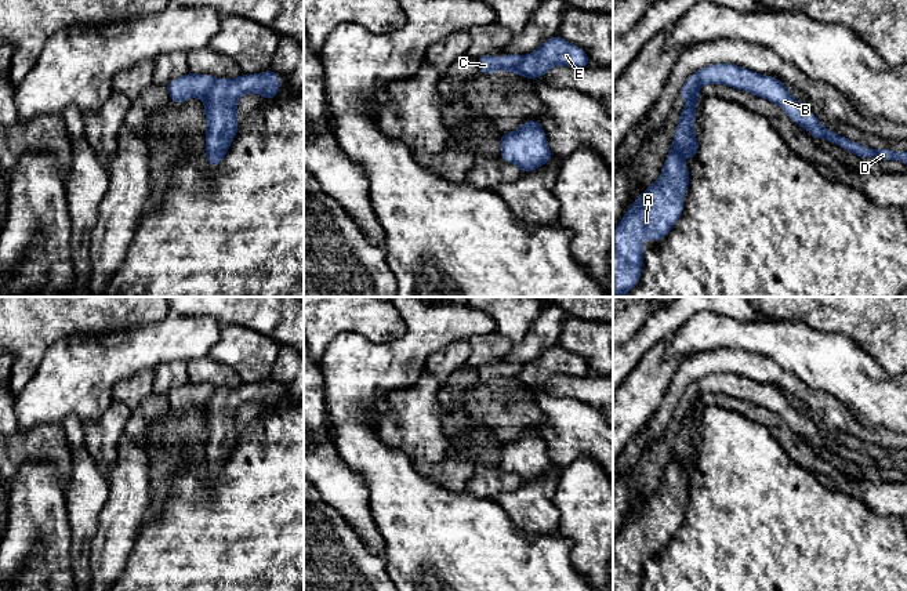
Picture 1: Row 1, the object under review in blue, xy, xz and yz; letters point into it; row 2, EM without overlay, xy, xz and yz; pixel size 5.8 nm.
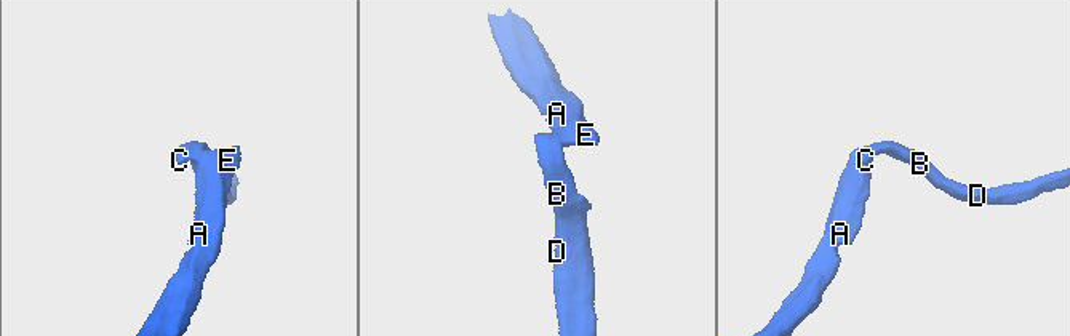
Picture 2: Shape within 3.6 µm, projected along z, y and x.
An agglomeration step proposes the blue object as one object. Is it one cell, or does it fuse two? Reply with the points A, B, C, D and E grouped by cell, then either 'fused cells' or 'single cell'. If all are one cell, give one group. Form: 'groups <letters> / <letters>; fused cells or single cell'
groups A E / B C D; fused cells

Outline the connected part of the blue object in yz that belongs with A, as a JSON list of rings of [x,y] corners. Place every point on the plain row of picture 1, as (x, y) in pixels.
[[[696,402],[681,420],[674,452],[659,489],[638,505],[613,540],[613,591],[639,591],[643,574],[642,551],[645,548],[659,551],[665,547],[683,522],[685,501],[689,496],[689,479],[683,465],[687,464],[693,471],[699,460],[699,447],[693,438],[699,407],[700,403]]]

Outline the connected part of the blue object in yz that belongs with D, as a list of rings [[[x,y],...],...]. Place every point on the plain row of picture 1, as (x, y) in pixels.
[[[714,373],[699,378],[681,398],[679,407],[690,409],[704,394],[726,394],[736,399],[748,400],[757,406],[777,413],[784,423],[799,436],[808,439],[815,449],[823,447],[859,467],[877,467],[879,469],[899,469],[907,474],[907,461],[890,458],[872,460],[842,445],[831,442],[821,435],[813,421],[802,416],[790,402],[787,395],[773,385],[759,384],[733,373]]]

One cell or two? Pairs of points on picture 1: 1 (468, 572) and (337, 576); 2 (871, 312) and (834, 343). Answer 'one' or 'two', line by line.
1: two
2: two

